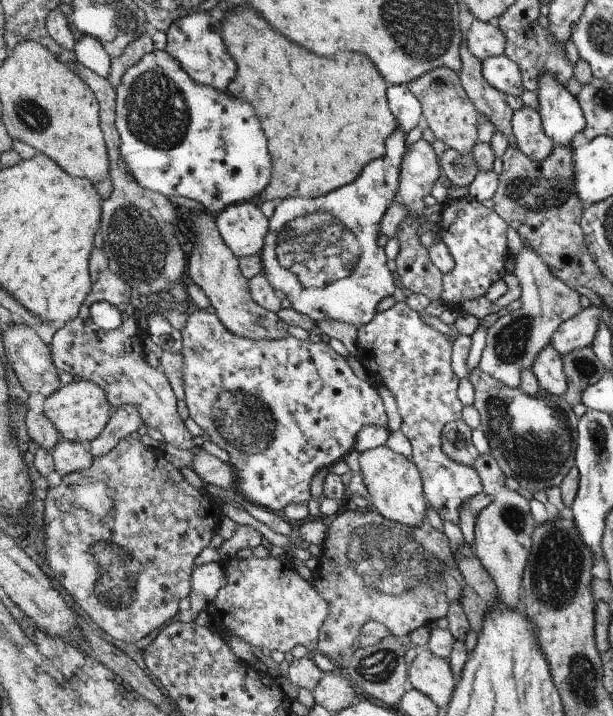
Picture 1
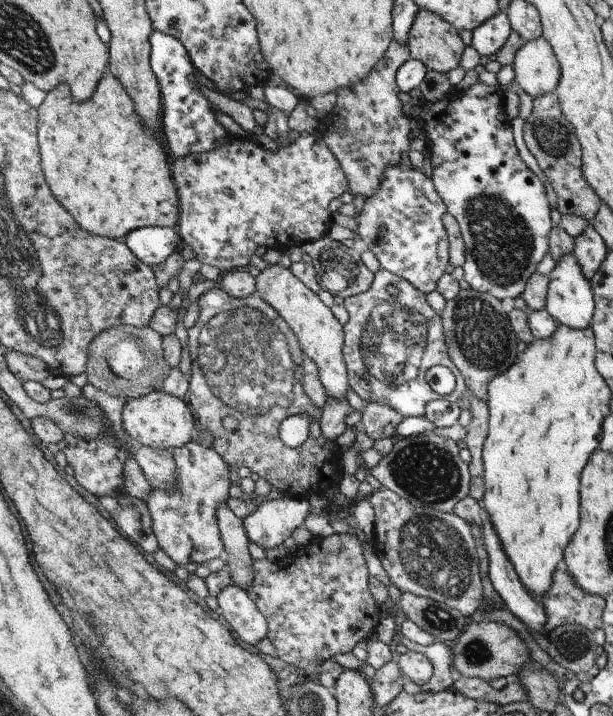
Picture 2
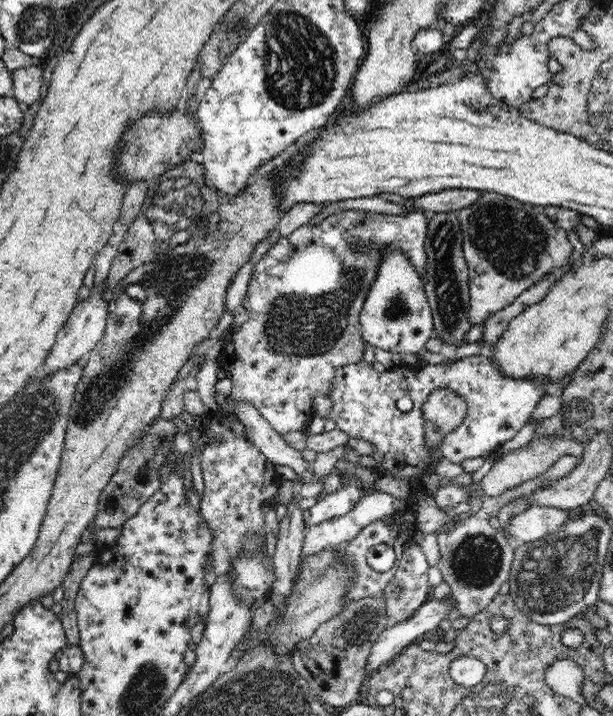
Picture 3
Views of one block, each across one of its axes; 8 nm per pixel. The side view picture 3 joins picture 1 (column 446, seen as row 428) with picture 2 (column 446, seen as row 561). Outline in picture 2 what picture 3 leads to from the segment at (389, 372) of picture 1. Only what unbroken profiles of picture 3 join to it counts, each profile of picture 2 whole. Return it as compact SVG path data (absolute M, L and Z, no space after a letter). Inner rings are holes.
M380 269L367 292L343 300L343 306L349 313L349 320L343 326L343 356L347 365L349 386L364 401L388 406L401 417L424 417L426 406L432 400L440 398L425 381L425 373L432 366L446 366L458 379L455 390L441 398L449 402L458 402L467 392L461 373L450 359L442 320L428 305L426 298L426 295L413 288L404 278Z

